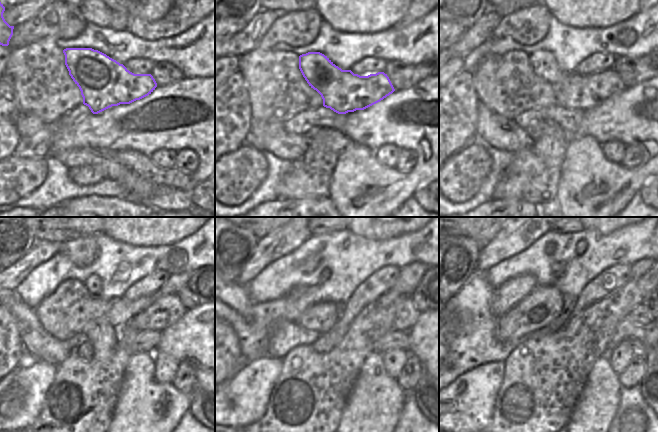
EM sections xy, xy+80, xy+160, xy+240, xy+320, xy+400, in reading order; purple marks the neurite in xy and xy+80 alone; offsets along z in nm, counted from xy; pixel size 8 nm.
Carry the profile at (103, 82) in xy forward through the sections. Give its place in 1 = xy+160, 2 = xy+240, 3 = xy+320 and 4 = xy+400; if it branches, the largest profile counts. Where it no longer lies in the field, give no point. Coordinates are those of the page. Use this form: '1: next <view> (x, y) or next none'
1: next xy+160 (573, 91)
2: next xy+240 (164, 312)
3: next xy+320 (407, 314)
4: next xy+400 (641, 315)

